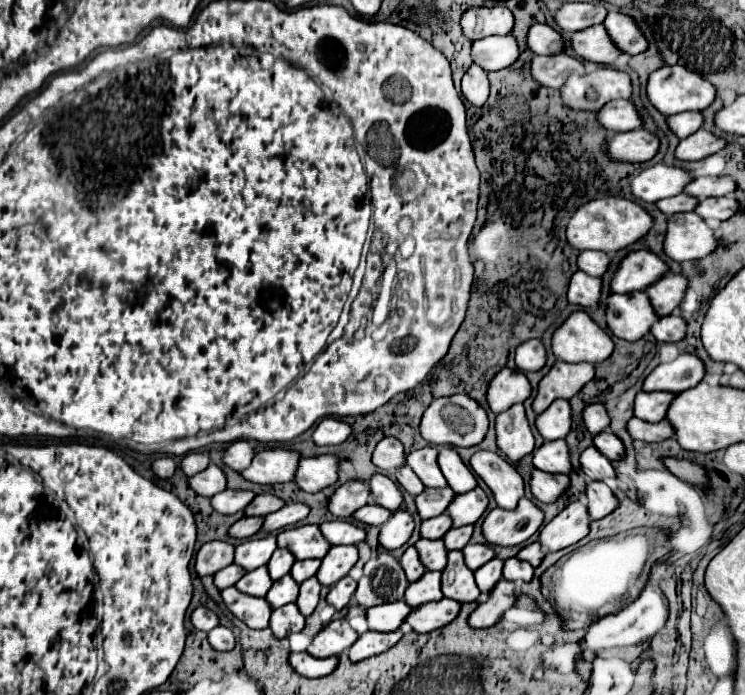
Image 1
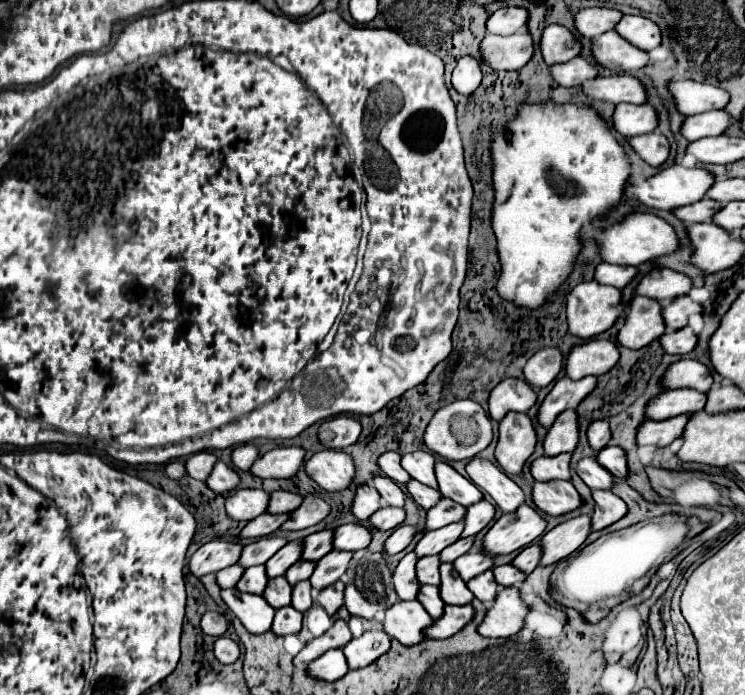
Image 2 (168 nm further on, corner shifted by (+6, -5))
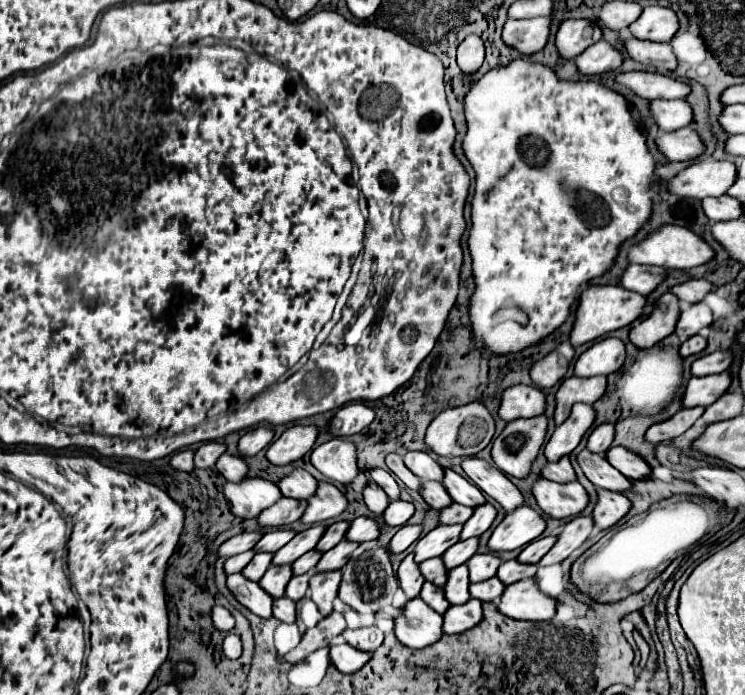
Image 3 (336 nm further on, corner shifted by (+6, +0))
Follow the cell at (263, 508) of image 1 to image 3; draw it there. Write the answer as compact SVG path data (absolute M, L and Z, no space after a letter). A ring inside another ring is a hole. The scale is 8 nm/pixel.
M294 469L290 475L284 475L278 481L278 487L284 497L292 499L310 499L312 493L316 493L318 481L304 469Z

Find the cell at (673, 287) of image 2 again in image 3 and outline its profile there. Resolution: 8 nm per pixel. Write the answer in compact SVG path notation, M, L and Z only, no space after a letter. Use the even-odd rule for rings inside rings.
M690 279L682 285L672 287L672 293L684 303L684 307L690 307L692 303L704 301L704 297L714 289L714 285L708 279Z

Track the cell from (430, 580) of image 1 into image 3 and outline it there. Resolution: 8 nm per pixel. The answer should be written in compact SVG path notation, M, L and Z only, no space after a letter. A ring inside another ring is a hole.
M428 581L424 583L420 597L422 597L422 601L426 601L438 613L446 613L446 609L450 607L450 603L444 597L444 589L442 587L436 587L436 585L428 583Z

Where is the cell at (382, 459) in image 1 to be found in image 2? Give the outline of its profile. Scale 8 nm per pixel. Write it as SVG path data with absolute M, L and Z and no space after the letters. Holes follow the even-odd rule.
M384 452L380 458L378 458L378 466L380 470L390 478L394 480L396 484L406 484L410 480L408 472L400 466L400 454L398 452Z

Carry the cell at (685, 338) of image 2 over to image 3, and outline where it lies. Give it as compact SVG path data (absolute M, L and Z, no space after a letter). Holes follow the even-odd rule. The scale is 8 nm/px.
M694 335L694 337L690 337L688 341L682 343L682 347L680 347L680 355L682 355L682 357L698 355L698 353L702 353L704 349L706 349L706 339L702 339L700 335Z

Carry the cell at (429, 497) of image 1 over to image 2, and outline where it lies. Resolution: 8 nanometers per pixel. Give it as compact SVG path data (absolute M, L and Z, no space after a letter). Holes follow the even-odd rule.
M446 496L438 500L436 506L432 506L426 512L426 530L436 530L452 522L460 522L466 514L466 508L456 504L454 500L448 500Z

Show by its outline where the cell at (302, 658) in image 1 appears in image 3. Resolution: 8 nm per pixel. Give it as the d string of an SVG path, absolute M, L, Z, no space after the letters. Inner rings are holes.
M348 643L330 647L330 659L332 659L334 667L342 673L356 673L358 669L362 669L368 663L370 657L372 657L372 653L358 651L356 647L352 647Z

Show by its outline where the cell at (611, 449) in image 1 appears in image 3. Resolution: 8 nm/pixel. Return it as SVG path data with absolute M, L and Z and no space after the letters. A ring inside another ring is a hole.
M612 447L606 453L606 459L610 461L612 467L622 471L630 479L644 479L652 475L652 469L648 467L648 461L642 459L640 455L624 449L624 447Z

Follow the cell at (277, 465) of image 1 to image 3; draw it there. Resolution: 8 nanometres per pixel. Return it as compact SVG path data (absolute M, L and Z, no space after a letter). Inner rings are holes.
M294 425L288 427L266 451L266 457L272 465L288 465L296 459L302 459L314 445L318 437L316 425Z

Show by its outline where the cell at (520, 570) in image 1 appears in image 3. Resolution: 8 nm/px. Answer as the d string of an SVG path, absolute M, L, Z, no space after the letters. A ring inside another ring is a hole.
M506 561L498 569L498 579L504 585L512 585L516 581L534 577L536 575L536 569L538 569L538 565L524 565L524 563L518 563L518 561Z

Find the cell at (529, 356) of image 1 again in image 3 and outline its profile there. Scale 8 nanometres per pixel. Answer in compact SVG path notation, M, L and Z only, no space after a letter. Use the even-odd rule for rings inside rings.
M568 341L558 345L556 351L552 351L542 361L534 363L534 367L530 369L530 377L534 385L538 385L540 389L554 387L566 375L572 359L574 359L574 347Z

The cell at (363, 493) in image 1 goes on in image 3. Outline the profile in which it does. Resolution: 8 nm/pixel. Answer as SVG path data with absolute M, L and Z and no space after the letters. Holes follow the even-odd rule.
M370 481L370 483L366 485L366 489L364 489L364 503L368 505L368 509L370 509L372 513L380 515L380 513L388 507L390 501L388 501L388 495L382 491L382 487Z

